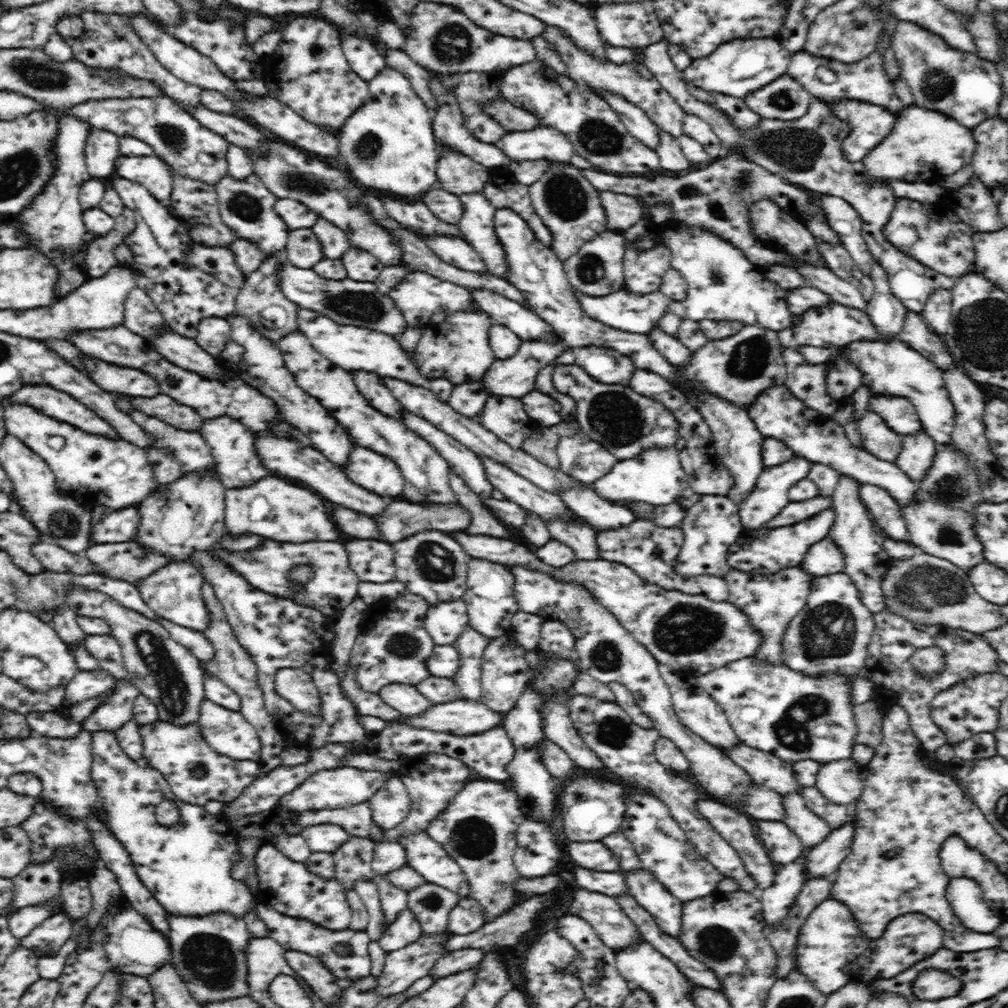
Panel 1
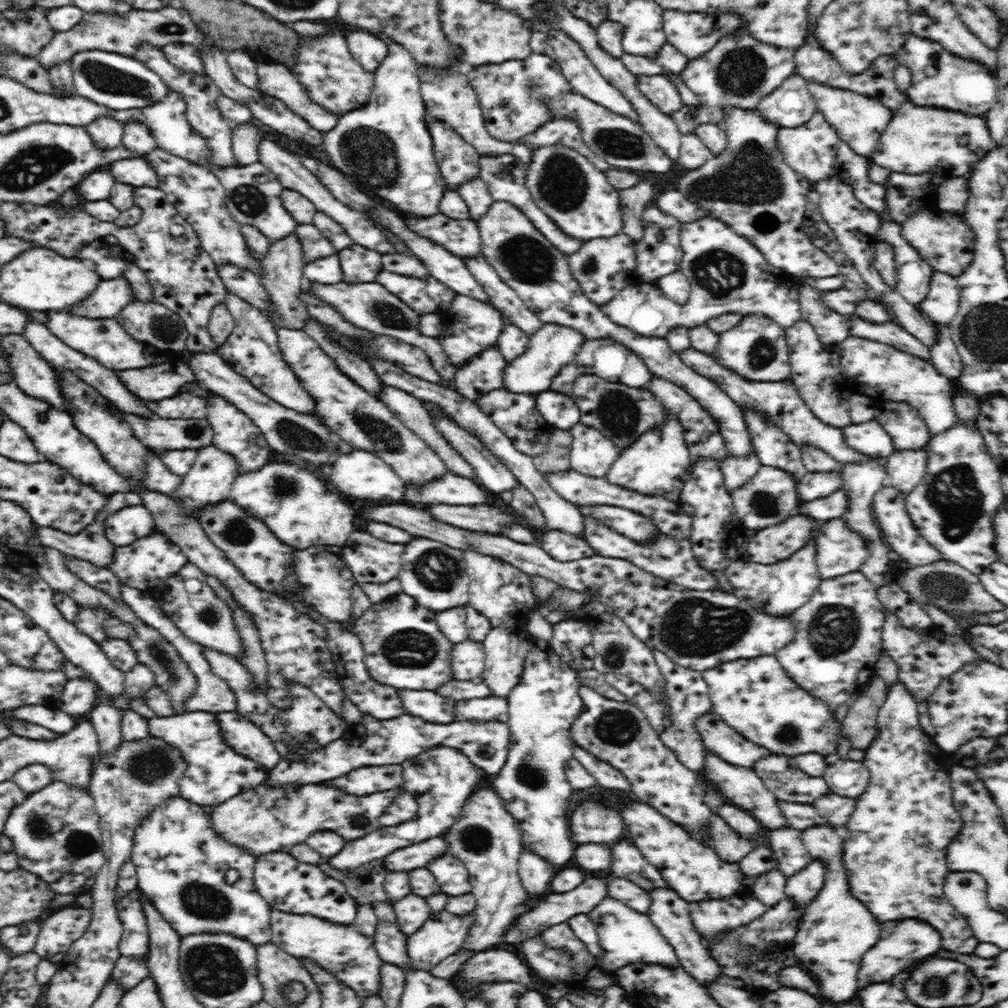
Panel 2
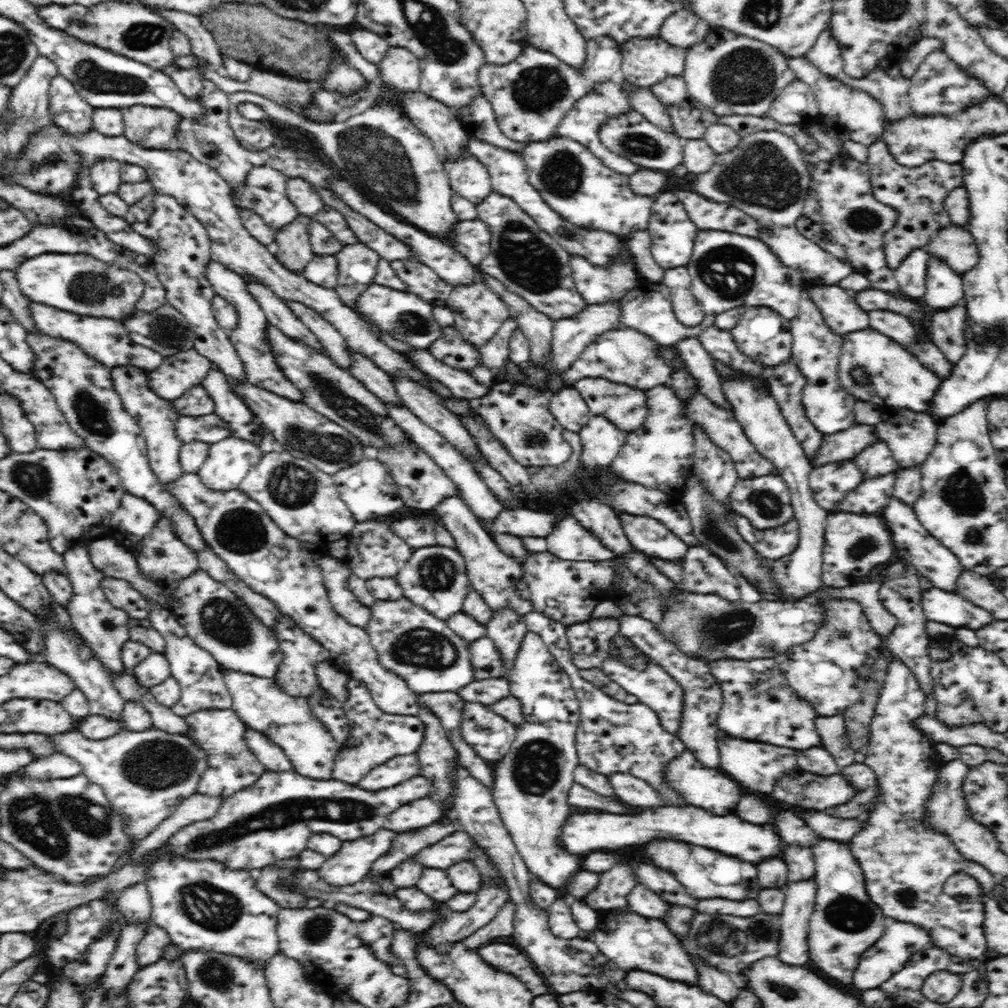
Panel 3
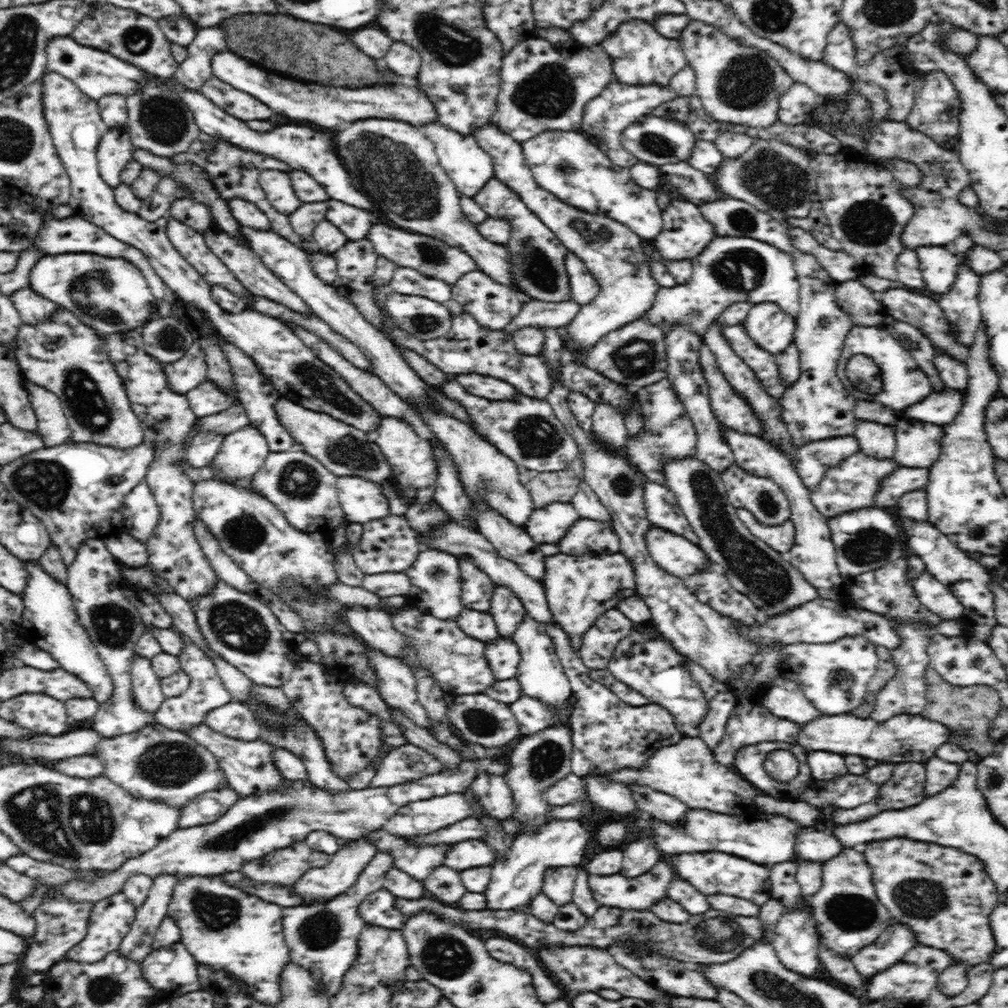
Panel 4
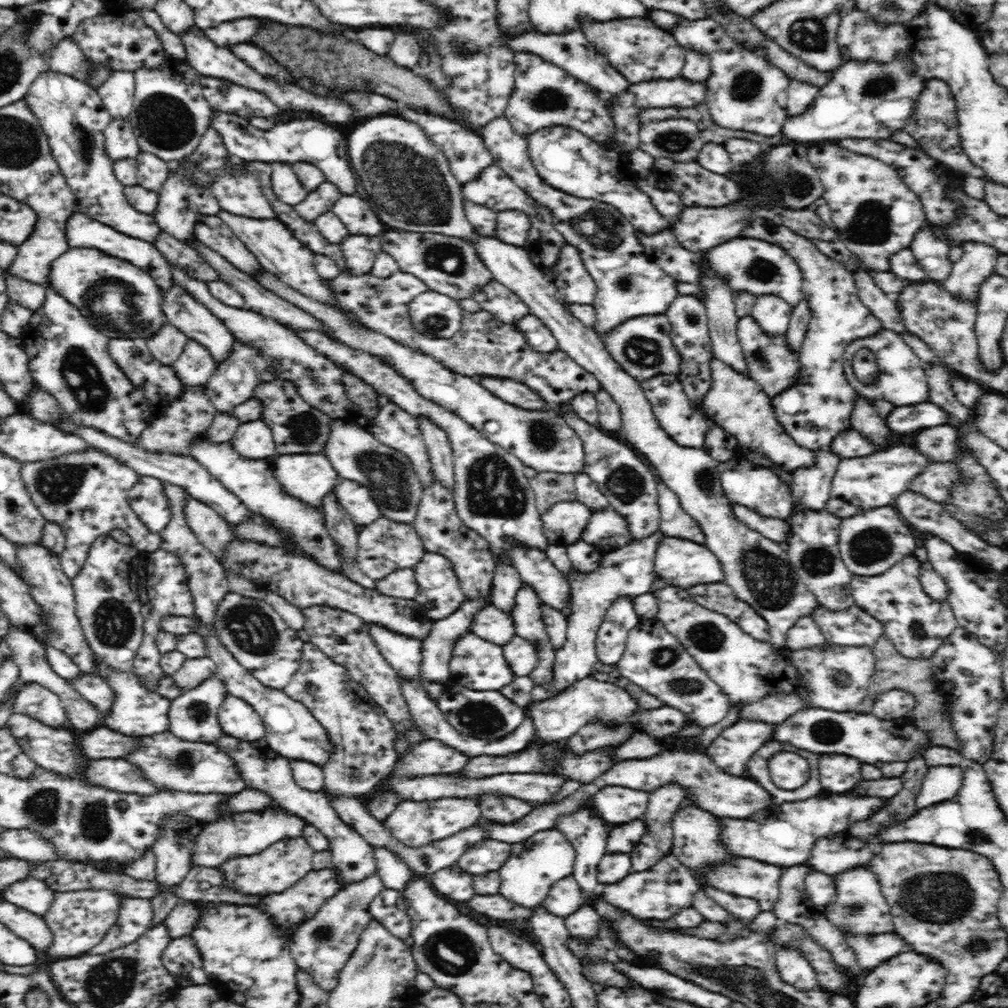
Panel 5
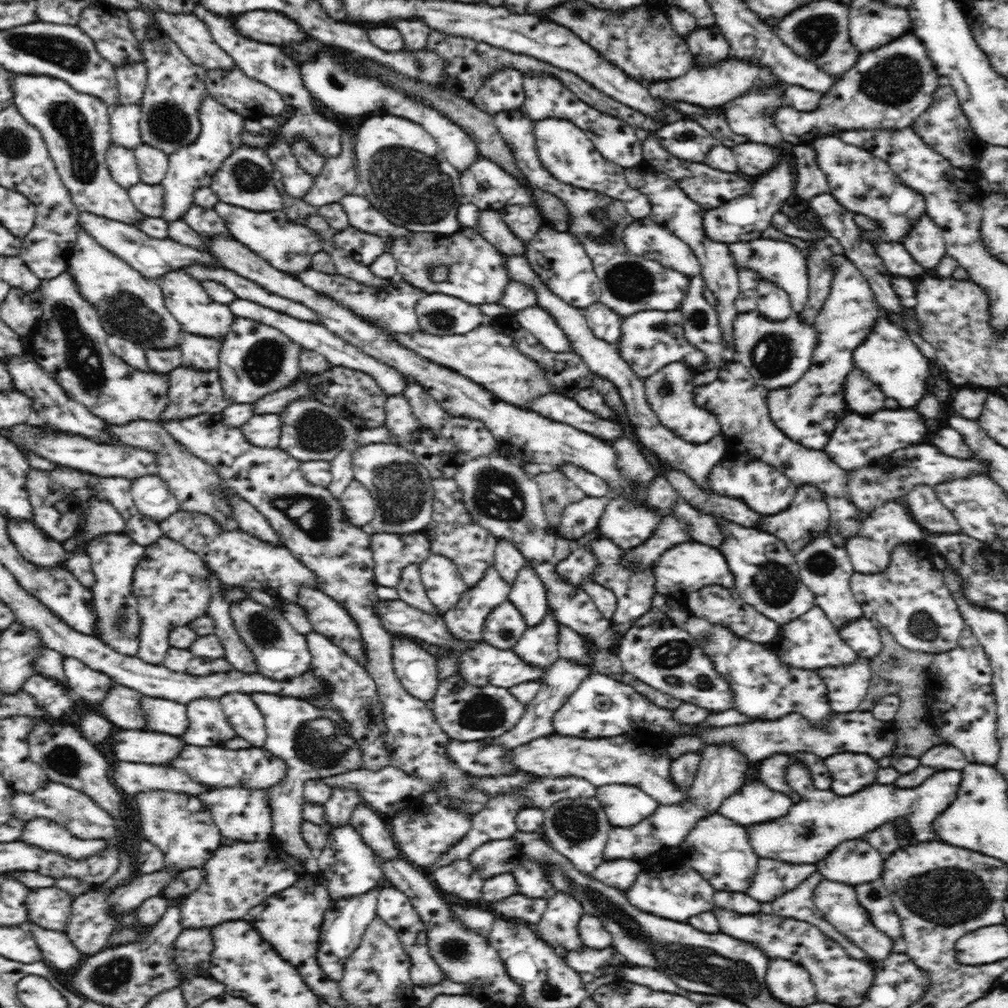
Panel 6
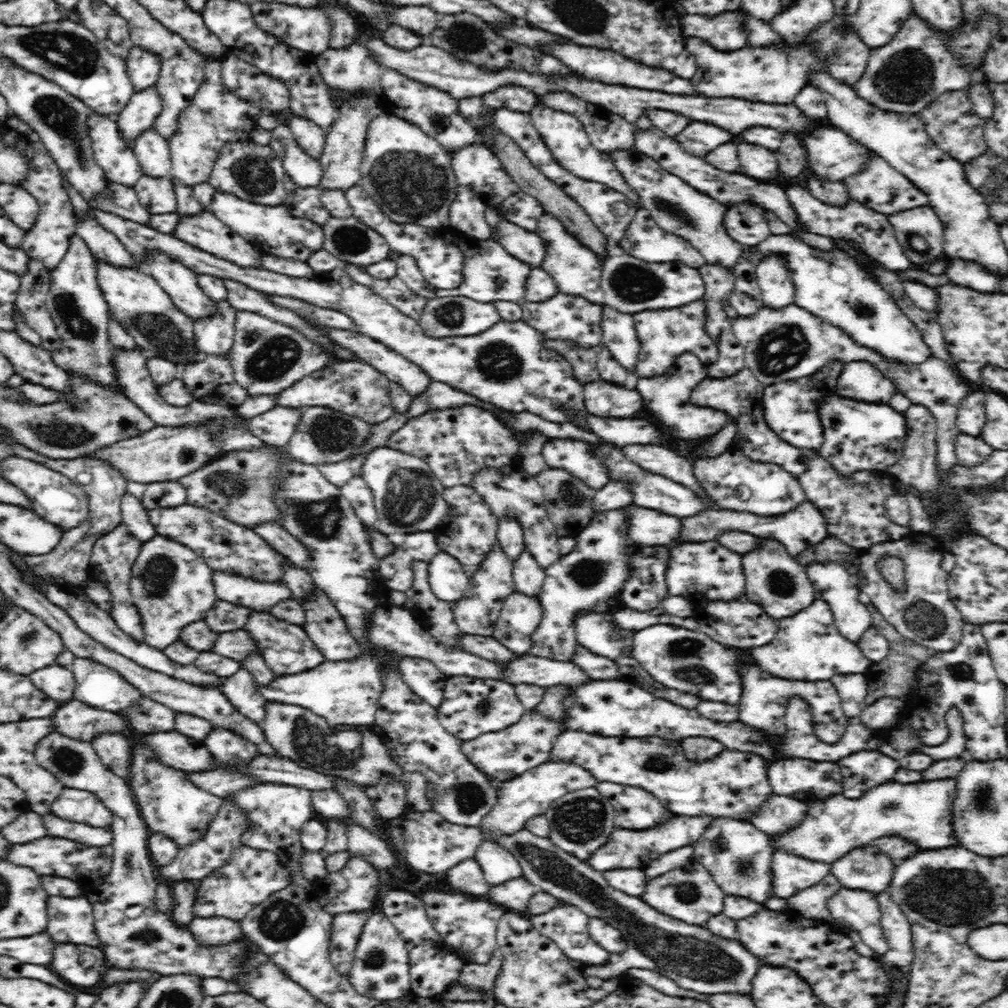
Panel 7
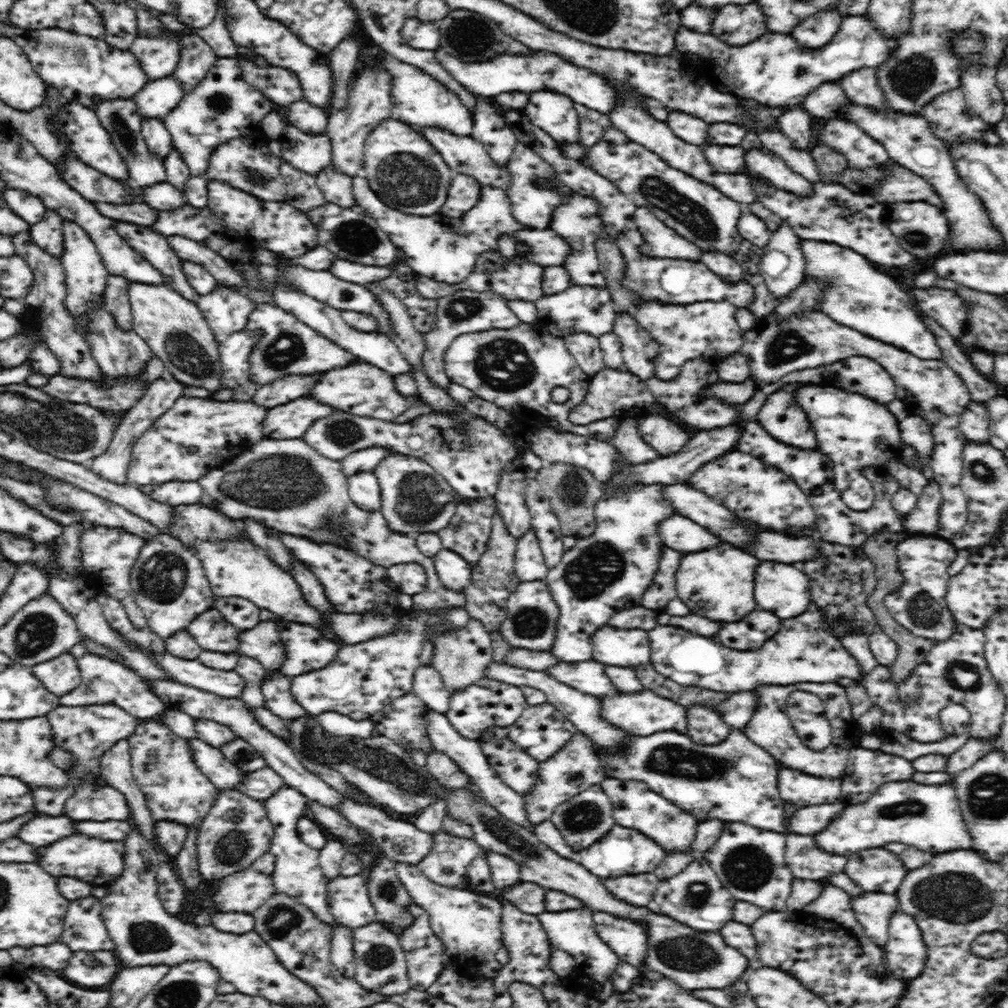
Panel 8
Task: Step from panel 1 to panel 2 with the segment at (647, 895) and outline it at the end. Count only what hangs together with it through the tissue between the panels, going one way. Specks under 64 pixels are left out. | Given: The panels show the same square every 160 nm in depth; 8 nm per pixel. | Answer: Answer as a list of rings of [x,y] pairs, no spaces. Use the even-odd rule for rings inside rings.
[[[670,887],[652,889],[648,891],[648,895],[652,899],[652,904],[650,904],[650,910],[646,912],[646,915],[675,950],[683,970],[704,986],[711,985],[716,978],[720,978],[722,968],[718,961],[710,955],[709,950],[702,945],[701,936],[690,918],[690,903],[678,897],[677,892]]]

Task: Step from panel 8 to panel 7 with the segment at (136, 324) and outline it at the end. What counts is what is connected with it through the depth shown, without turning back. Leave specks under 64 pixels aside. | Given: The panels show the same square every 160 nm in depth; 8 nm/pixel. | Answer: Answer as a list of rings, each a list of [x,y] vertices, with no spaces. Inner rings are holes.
[[[96,258],[97,283],[107,302],[109,314],[113,314],[120,326],[132,335],[150,357],[162,357],[180,366],[205,360],[202,353],[196,351],[194,323],[171,301],[169,294],[156,282],[156,279],[144,270],[110,265]]]

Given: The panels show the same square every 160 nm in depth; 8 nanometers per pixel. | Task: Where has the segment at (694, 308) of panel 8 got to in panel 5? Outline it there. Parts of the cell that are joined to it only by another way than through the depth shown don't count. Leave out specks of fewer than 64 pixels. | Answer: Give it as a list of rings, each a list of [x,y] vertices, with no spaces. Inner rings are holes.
[[[659,314],[625,320],[610,332],[603,333],[601,337],[608,353],[620,365],[622,371],[633,376],[640,383],[658,374],[670,375],[680,372],[682,358],[672,344],[670,333],[671,324],[668,317],[665,314]]]

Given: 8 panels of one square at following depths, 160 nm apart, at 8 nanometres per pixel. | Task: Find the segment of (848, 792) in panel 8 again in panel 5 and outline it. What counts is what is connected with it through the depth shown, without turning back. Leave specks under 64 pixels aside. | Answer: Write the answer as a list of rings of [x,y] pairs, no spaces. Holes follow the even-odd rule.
[[[824,754],[820,756],[820,782],[826,790],[842,794],[850,790],[860,778],[860,762],[840,754]]]

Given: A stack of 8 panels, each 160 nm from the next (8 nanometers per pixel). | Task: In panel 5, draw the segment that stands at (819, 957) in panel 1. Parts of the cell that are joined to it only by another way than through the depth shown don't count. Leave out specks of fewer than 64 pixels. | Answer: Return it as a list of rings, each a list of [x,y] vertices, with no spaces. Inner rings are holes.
[[[867,866],[860,868],[852,868],[840,872],[835,879],[835,895],[834,902],[824,909],[824,916],[839,928],[842,933],[849,934],[884,934],[894,932],[891,908],[886,903],[878,877],[868,870]]]

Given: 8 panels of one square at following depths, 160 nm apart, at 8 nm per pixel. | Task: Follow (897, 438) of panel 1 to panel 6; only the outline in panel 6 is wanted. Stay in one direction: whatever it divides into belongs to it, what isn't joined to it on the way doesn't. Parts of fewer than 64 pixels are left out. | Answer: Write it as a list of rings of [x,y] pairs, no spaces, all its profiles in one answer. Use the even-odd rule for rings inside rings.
[[[810,484],[799,485],[797,488],[794,501],[784,512],[774,515],[762,515],[762,522],[758,524],[758,530],[762,529],[777,536],[792,553],[803,549],[814,537],[822,536],[829,526],[829,515],[827,504],[825,503],[825,495]]]

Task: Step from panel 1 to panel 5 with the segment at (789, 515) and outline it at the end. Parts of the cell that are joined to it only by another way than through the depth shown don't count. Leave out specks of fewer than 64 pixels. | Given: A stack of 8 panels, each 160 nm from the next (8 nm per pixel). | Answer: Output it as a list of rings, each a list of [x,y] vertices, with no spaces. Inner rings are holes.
[[[953,462],[930,463],[918,477],[908,483],[908,491],[922,494],[929,500],[943,504],[959,479],[957,466]]]

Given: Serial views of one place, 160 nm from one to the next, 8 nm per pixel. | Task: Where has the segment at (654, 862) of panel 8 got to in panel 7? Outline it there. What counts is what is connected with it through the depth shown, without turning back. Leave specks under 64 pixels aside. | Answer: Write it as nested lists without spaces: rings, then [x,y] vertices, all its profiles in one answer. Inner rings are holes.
[[[673,813],[665,822],[660,823],[656,828],[646,828],[646,830],[624,830],[618,828],[609,837],[608,843],[604,847],[598,848],[592,858],[590,866],[604,872],[604,870],[614,870],[614,868],[644,868],[650,860],[657,860],[660,855],[672,850],[692,845],[696,843],[704,834],[705,828],[712,824],[715,818],[708,816],[684,816]]]

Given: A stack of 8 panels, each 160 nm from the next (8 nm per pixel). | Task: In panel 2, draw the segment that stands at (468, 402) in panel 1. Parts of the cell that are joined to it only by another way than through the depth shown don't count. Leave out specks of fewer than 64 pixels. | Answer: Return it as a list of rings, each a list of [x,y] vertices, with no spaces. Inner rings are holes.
[[[497,345],[490,346],[458,368],[455,373],[455,392],[476,403],[484,393],[504,387],[504,370],[507,366],[506,358]]]

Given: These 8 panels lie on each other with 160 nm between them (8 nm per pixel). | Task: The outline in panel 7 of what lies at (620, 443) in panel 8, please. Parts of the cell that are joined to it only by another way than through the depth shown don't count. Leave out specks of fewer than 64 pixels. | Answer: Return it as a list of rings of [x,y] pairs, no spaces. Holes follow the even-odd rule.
[[[628,445],[620,447],[622,453],[640,465],[645,471],[656,473],[670,480],[674,480],[692,489],[694,495],[708,501],[710,507],[716,508],[715,503],[708,497],[708,494],[701,488],[700,481],[696,479],[692,470],[692,459],[679,456],[676,452],[662,445]]]

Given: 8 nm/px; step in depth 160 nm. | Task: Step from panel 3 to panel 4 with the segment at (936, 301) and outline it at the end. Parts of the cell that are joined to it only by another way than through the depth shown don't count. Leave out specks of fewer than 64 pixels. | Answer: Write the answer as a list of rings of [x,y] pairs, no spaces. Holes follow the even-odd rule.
[[[922,245],[915,251],[925,282],[924,291],[936,298],[946,294],[956,280],[958,256],[944,245]]]

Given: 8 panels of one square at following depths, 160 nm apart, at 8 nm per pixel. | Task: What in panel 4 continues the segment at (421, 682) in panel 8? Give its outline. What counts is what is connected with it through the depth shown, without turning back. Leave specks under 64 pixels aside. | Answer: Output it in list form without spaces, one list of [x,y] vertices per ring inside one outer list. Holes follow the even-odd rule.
[[[354,605],[344,610],[343,616],[367,645],[388,656],[401,658],[408,643],[393,627],[391,616],[386,611]]]

